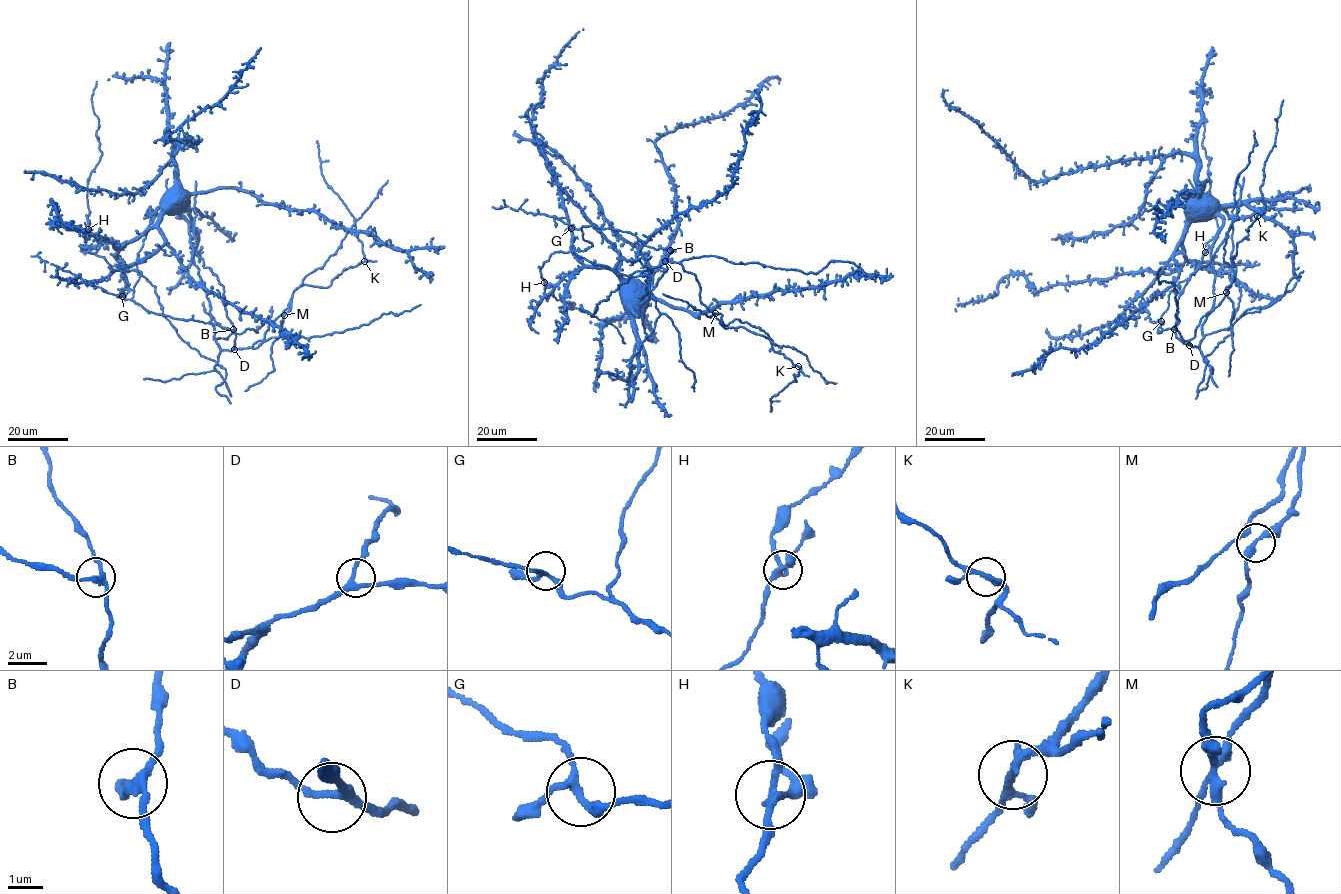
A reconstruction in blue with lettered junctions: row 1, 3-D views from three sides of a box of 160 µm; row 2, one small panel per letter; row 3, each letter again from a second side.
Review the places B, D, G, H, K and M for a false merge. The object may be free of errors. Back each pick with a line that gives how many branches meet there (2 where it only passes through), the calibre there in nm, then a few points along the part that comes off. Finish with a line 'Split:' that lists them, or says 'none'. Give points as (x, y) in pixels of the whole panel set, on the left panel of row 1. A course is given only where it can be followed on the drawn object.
Split: none

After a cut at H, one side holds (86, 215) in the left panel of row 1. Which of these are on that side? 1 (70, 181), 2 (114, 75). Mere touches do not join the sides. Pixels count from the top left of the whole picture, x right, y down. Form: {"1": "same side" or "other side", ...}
{"1": "other side", "2": "other side"}

